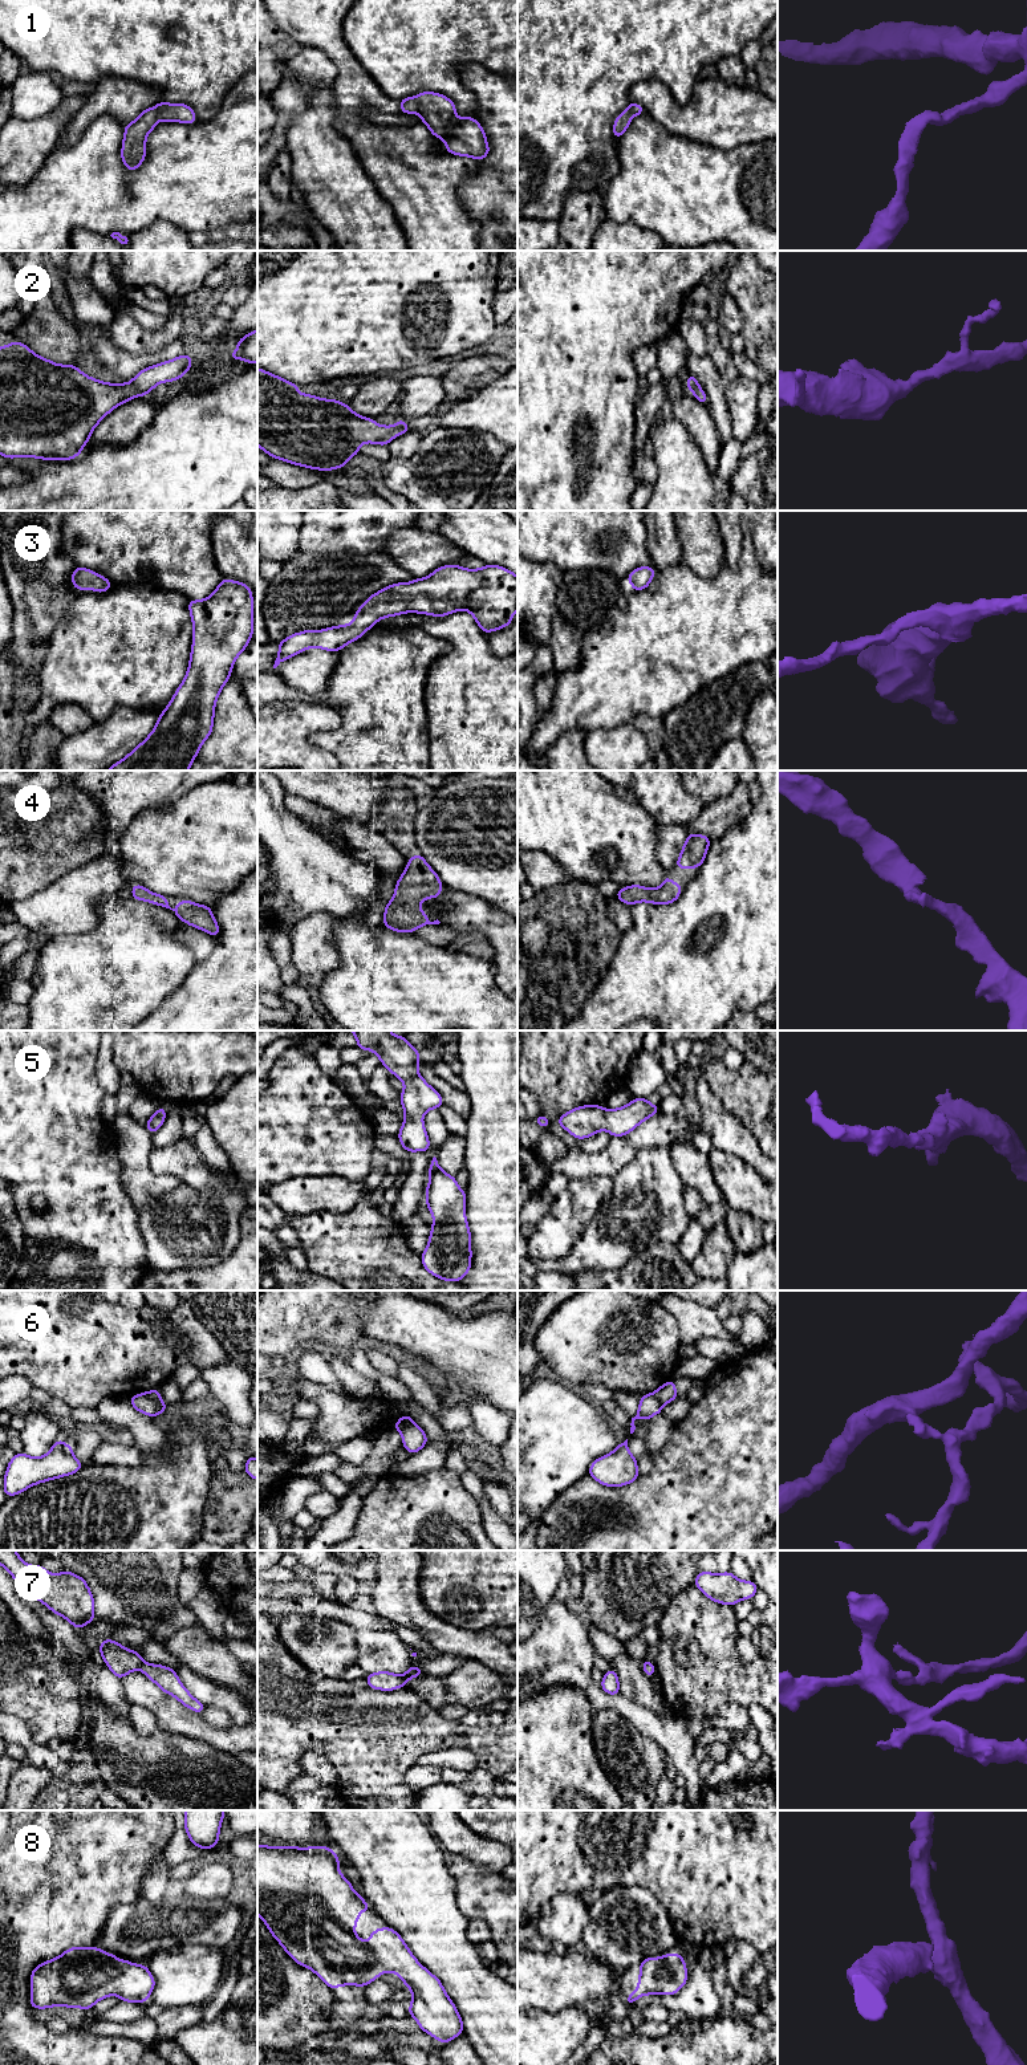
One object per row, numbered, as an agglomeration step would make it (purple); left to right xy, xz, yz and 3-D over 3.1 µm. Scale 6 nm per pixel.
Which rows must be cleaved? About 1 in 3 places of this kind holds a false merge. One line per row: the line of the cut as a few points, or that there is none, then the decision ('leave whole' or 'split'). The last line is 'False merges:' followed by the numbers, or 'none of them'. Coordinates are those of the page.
1: no cut; leave whole
2: no cut; leave whole
3: no cut; leave whole
4: no cut; leave whole
5: no cut; leave whole
6: cut in xy along (142, 1393), (157, 1406), (158, 1413), (155, 1415); split
7: cut in xz along (401, 1675), (404, 1685); split
8: no cut; leave whole
False merges: 6, 7

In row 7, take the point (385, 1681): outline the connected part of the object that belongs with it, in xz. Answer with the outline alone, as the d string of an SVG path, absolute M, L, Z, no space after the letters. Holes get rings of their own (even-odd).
M389 1671L372 1672L366 1675L368 1687L382 1691L394 1691L403 1686L402 1675Z

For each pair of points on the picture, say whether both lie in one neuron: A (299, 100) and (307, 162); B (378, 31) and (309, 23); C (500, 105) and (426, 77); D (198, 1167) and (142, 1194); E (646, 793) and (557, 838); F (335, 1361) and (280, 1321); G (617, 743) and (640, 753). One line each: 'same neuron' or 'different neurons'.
A: different neurons
B: different neurons
C: different neurons
D: different neurons
E: different neurons
F: different neurons
G: same neuron

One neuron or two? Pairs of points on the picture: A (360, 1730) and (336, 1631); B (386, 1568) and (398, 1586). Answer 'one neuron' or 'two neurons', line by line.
A: two neurons
B: one neuron

